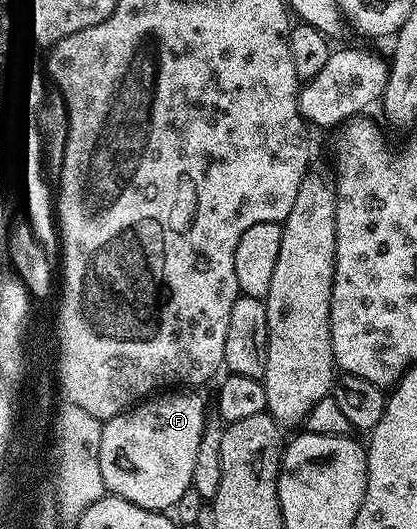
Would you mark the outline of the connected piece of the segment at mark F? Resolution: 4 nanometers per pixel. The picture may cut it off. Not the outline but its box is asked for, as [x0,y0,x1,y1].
[99,391,207,511]

